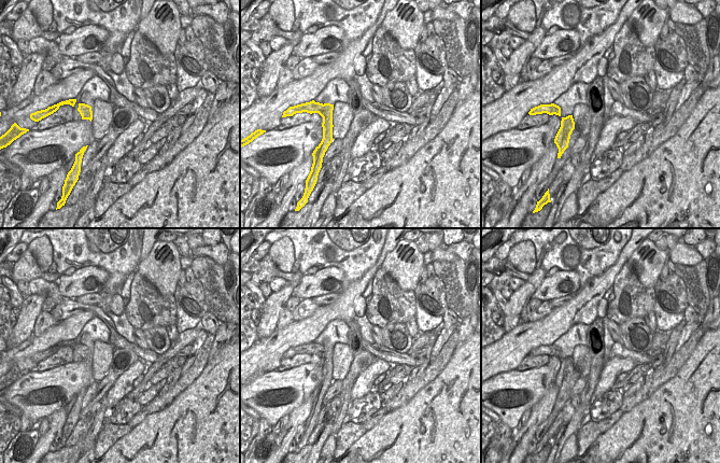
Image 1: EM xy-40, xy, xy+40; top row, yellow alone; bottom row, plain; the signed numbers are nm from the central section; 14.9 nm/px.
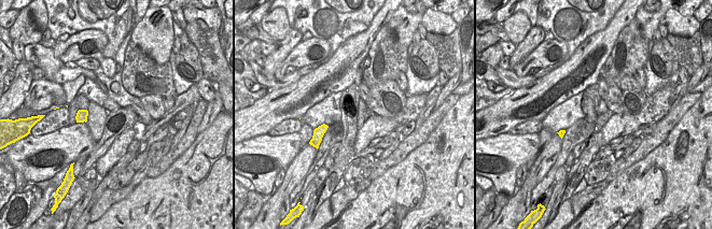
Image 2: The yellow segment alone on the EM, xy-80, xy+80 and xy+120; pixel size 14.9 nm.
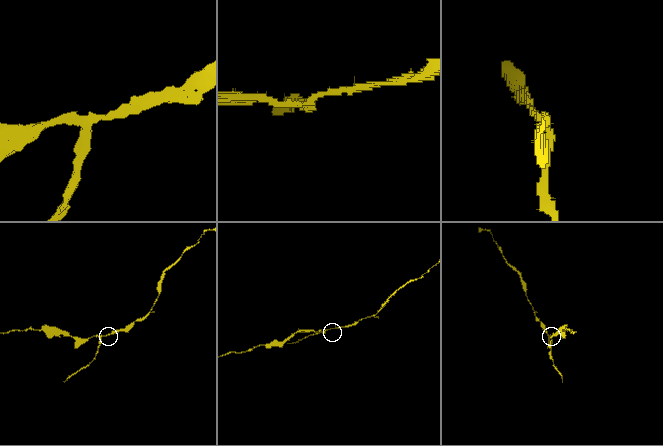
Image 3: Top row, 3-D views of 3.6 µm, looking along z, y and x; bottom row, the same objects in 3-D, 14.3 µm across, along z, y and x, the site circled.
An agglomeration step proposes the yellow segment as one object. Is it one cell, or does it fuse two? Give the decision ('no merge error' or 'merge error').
merge error

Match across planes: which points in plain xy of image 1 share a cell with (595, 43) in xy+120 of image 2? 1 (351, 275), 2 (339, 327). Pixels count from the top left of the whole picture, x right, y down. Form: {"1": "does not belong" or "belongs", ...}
{"1": "does not belong", "2": "does not belong"}

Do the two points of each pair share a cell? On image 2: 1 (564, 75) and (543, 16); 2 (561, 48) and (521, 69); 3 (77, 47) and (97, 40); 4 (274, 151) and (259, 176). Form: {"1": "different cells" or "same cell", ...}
{"1": "different cells", "2": "same cell", "3": "same cell", "4": "same cell"}

